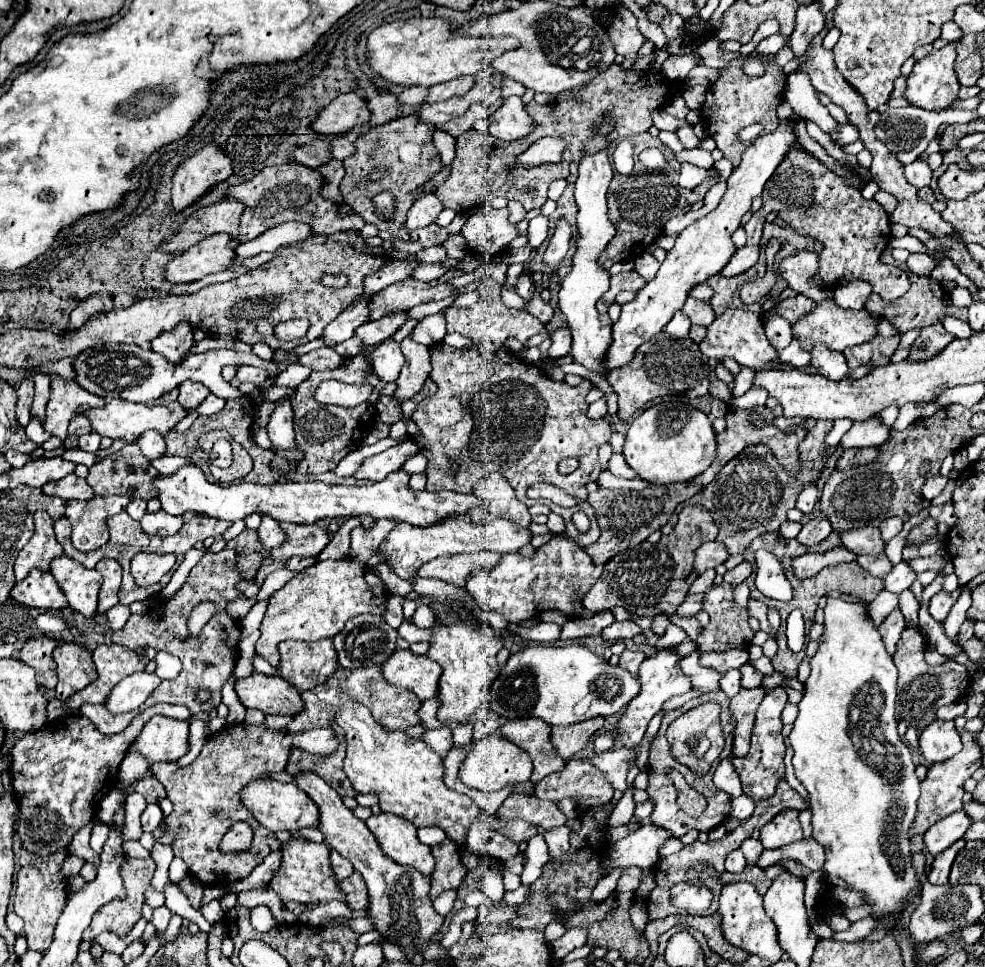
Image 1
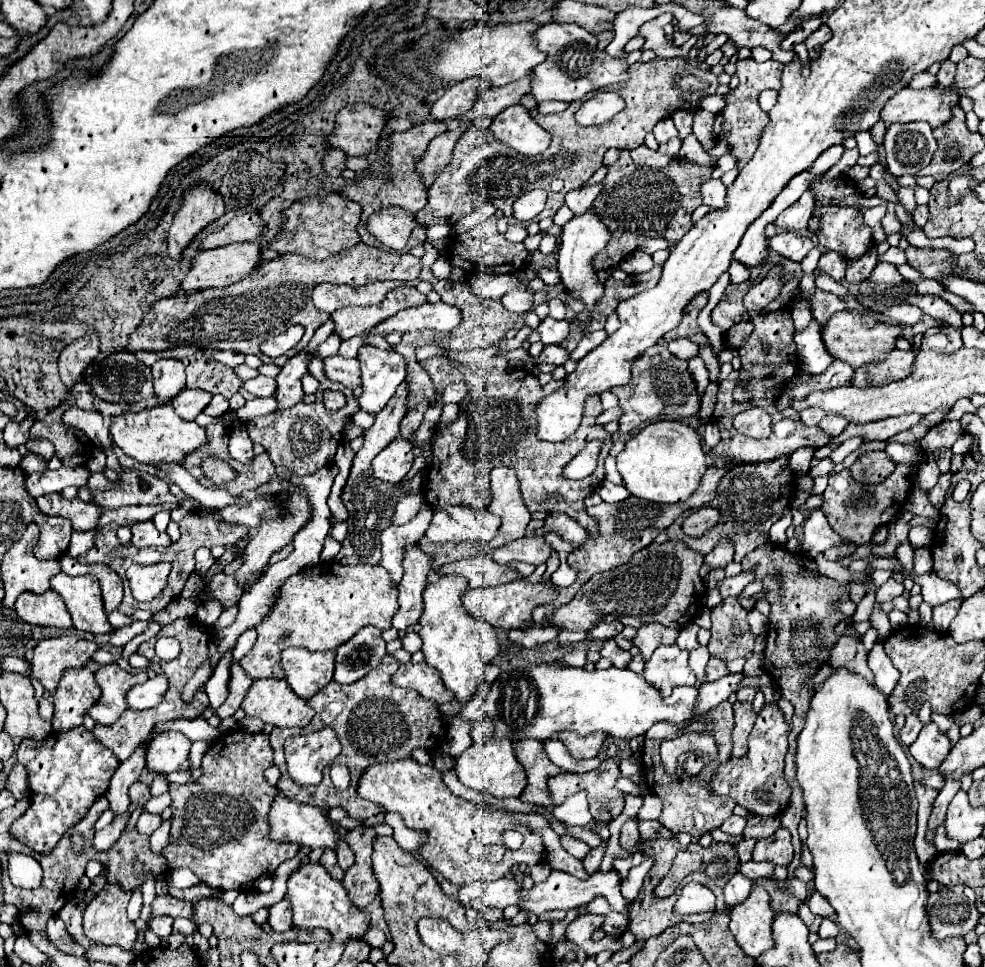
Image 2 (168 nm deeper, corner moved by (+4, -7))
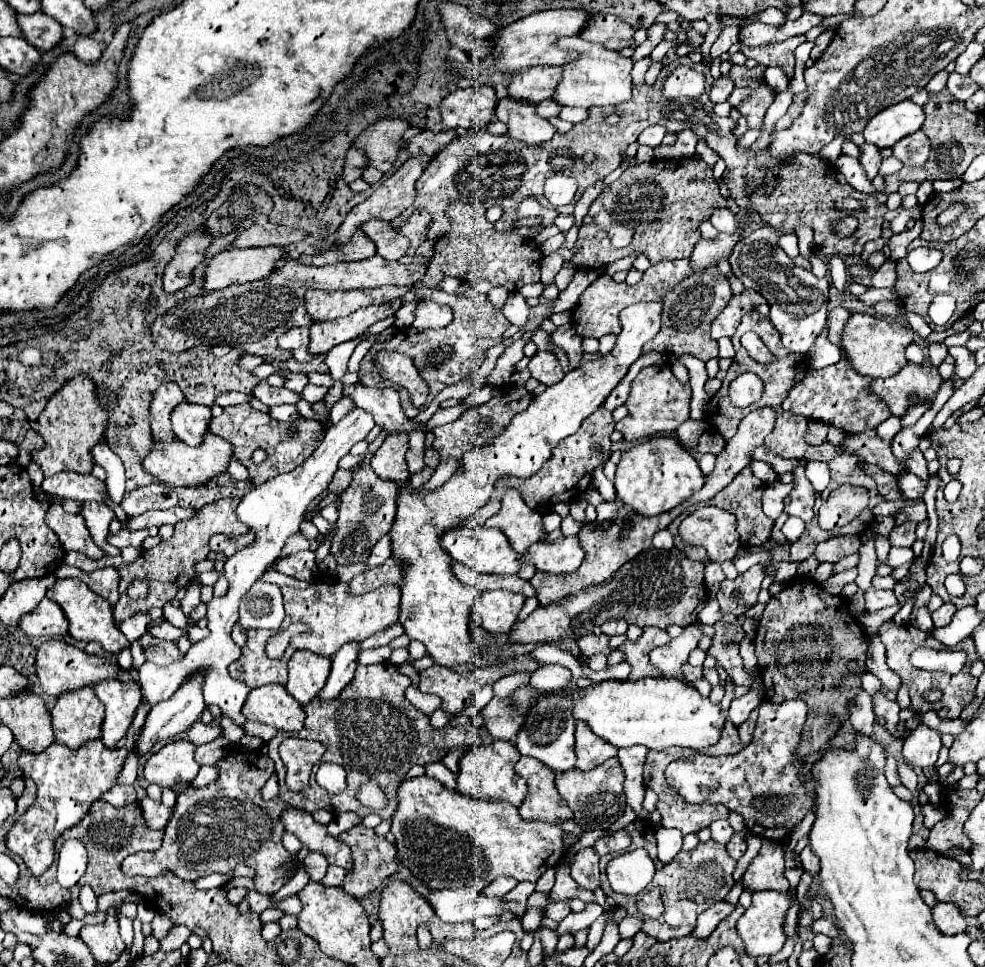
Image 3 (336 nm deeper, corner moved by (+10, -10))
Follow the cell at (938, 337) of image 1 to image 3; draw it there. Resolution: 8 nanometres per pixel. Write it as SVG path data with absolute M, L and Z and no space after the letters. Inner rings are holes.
M932 343L928 347L928 359L934 367L940 367L940 363L944 361L946 355L948 355L948 347L944 343Z

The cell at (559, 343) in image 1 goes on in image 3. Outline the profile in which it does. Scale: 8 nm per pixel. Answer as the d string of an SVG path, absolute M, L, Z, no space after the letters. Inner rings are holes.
M538 351L528 365L532 377L540 383L544 383L546 387L558 383L564 377L564 369L558 363L558 357L552 351Z

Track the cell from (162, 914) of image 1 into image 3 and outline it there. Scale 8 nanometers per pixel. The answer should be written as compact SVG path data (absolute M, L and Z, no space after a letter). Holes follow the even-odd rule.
M156 913L154 921L152 921L152 929L154 929L154 937L158 941L162 941L168 935L170 927L172 927L172 919L168 915L164 915L164 913Z

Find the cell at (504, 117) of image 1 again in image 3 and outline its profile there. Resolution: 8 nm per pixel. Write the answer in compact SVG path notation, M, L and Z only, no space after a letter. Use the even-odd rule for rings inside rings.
M510 97L498 101L496 119L508 125L510 137L520 139L526 145L542 145L556 133L556 127L548 119L536 115L534 103L516 101Z

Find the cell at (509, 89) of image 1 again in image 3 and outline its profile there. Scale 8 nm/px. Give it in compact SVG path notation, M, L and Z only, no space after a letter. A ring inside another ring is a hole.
M546 99L546 101L538 103L538 105L536 105L536 109L538 109L538 115L542 115L542 117L550 119L550 117L558 117L558 115L560 115L562 105L558 105L558 103L556 103L556 101L552 101L552 99Z

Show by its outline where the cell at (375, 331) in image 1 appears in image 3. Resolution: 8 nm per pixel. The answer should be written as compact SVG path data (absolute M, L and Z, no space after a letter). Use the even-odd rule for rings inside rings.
M420 301L416 309L414 327L418 329L438 329L446 327L452 321L452 311L448 305L440 305L436 301Z

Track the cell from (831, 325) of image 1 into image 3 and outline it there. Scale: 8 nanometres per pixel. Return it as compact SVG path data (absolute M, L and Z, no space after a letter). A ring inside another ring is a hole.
M852 315L848 325L844 327L842 345L846 351L846 359L860 375L868 375L872 379L896 375L908 361L904 351L914 343L914 331L898 317L872 317L872 315Z

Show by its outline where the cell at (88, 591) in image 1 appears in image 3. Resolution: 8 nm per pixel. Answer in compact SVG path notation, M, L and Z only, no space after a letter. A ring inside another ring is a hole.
M58 579L54 583L54 587L46 591L46 597L56 601L62 607L66 619L70 621L70 635L76 641L86 641L86 643L98 641L102 645L102 649L112 655L118 655L122 649L130 647L130 641L124 639L122 631L114 623L112 605L106 599L102 599L100 595L96 595L94 591L90 591L88 585L82 583L80 579Z

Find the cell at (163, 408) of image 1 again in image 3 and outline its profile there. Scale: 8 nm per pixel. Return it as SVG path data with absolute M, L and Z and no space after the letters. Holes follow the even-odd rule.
M208 433L200 447L190 447L182 441L176 441L176 443L156 441L152 451L144 459L144 467L150 475L158 477L162 483L168 483L172 487L202 487L210 479L222 475L228 469L232 455L234 455L234 447L228 441Z

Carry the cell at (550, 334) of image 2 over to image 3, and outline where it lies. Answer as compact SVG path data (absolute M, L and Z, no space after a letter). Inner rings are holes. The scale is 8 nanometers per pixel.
M562 325L562 327L558 327L558 329L550 335L550 339L552 339L558 347L562 347L562 349L566 351L566 355L568 355L570 361L567 370L576 369L576 367L580 365L580 361L582 361L582 347L580 347L582 339L580 339L580 335L576 335L574 327L572 327L572 325Z

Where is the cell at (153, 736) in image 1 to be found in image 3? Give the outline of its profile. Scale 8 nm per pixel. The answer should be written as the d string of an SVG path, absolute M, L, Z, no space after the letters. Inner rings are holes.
M188 739L172 741L152 753L144 765L144 777L160 787L174 787L176 783L190 783L198 775L200 765L194 759L194 745Z

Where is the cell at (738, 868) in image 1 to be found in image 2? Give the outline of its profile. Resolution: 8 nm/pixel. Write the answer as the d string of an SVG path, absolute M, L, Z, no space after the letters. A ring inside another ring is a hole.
M742 872L732 874L732 878L730 878L730 880L728 880L728 884L724 886L726 906L728 906L728 908L732 908L732 906L736 906L736 904L744 902L744 900L748 898L750 890L752 890L752 882L750 882L746 876L742 876Z

